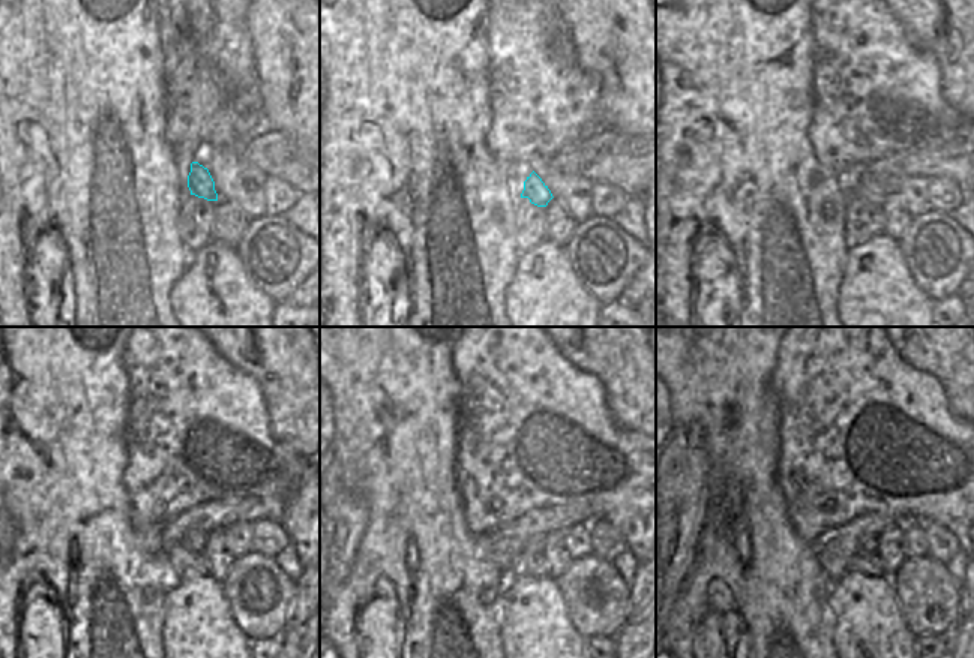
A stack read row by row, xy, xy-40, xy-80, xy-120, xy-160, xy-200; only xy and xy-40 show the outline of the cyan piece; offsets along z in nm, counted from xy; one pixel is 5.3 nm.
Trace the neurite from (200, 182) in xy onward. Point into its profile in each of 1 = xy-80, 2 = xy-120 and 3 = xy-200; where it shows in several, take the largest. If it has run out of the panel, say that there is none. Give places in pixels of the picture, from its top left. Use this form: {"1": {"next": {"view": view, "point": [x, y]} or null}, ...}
{"1": {"next": {"view": "xy-80", "point": [872, 189]}}, "2": {"next": {"view": "xy-120", "point": [195, 540]}}, "3": {"next": {"view": "xy-200", "point": [871, 546]}}}

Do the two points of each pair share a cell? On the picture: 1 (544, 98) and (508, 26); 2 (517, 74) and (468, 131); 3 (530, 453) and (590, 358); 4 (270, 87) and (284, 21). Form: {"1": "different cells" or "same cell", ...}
{"1": "same cell", "2": "different cells", "3": "different cells", "4": "same cell"}

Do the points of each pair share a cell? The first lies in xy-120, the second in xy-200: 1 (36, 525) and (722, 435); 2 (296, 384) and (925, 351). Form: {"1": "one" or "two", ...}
{"1": "one", "2": "one"}

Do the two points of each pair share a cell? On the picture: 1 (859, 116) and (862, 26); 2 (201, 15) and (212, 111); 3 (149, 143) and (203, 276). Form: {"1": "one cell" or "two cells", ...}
{"1": "one cell", "2": "two cells", "3": "two cells"}

